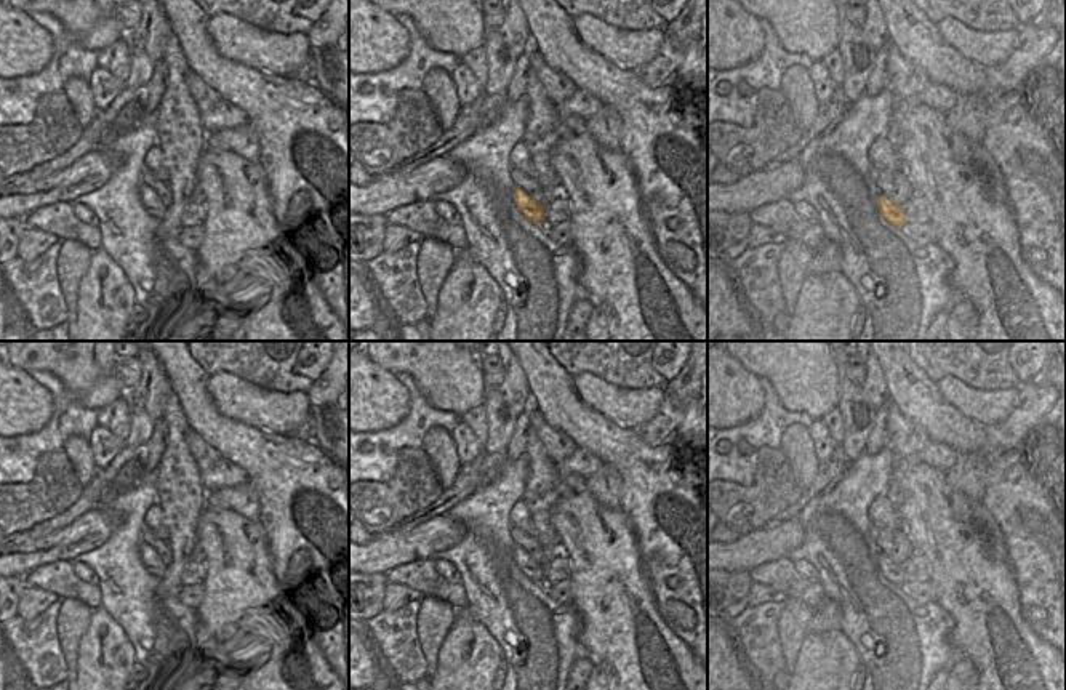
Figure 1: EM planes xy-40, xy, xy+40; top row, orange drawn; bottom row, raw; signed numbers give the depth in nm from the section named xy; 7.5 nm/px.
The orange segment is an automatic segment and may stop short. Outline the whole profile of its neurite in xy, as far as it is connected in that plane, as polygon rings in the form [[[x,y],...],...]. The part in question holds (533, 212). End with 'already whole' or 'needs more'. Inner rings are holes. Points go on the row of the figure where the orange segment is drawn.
[[[515,189],[512,199],[517,208],[523,213],[523,216],[533,223],[541,224],[544,219],[544,203],[536,203],[531,200],[522,189]]] | already whole

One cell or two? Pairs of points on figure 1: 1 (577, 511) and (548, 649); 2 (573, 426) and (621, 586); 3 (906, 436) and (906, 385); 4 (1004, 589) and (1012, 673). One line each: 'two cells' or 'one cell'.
1: two cells
2: two cells
3: two cells
4: one cell

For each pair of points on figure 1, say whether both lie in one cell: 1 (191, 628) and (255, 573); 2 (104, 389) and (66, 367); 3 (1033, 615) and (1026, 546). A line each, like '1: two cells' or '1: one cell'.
1: two cells
2: one cell
3: two cells

